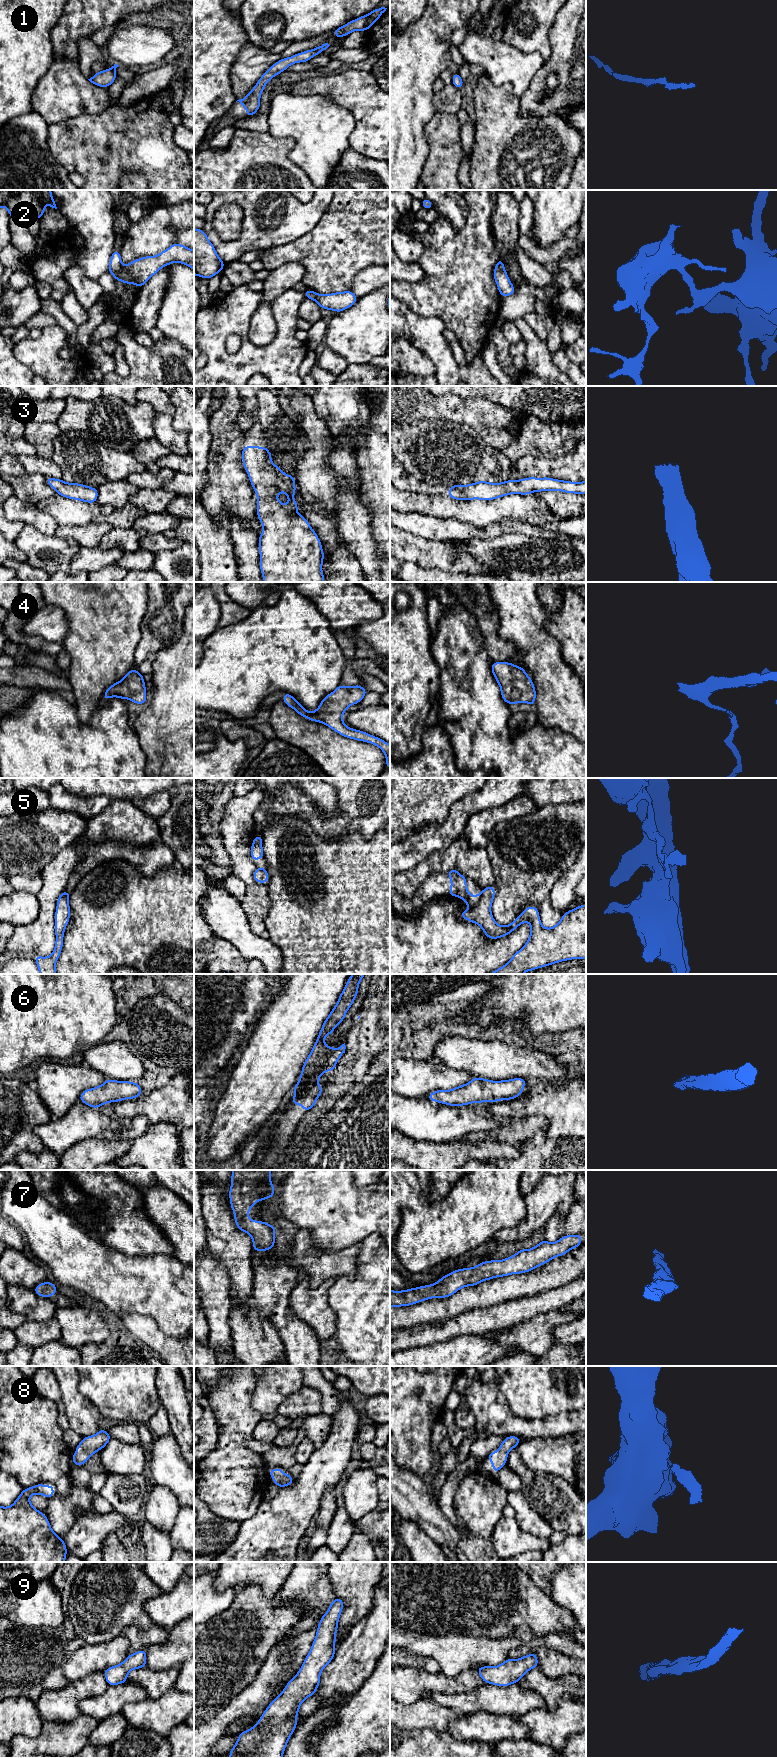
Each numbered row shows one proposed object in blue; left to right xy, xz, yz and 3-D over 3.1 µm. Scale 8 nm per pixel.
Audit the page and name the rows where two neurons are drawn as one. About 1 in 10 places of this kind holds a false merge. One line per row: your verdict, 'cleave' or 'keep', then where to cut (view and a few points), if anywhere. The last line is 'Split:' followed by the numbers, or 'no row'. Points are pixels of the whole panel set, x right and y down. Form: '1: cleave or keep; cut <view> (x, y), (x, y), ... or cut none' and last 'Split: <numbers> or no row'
1: keep; cut none
2: cleave; cut xy (123, 266), (113, 275)
3: keep; cut none
4: keep; cut none
5: cleave; cut yz (482, 891), (479, 901), (472, 907)
6: keep; cut none
7: keep; cut none
8: keep; cut none
9: keep; cut none
Split: 2, 5

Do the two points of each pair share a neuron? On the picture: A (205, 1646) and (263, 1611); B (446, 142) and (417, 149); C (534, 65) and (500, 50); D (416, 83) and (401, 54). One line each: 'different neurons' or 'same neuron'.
A: same neuron
B: different neurons
C: same neuron
D: same neuron

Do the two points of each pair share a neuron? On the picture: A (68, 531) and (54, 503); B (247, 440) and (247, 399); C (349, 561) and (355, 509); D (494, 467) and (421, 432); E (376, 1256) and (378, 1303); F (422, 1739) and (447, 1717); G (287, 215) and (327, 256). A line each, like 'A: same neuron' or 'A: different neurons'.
A: different neurons
B: different neurons
C: different neurons
D: same neuron
E: same neuron
F: different neurons
G: different neurons

